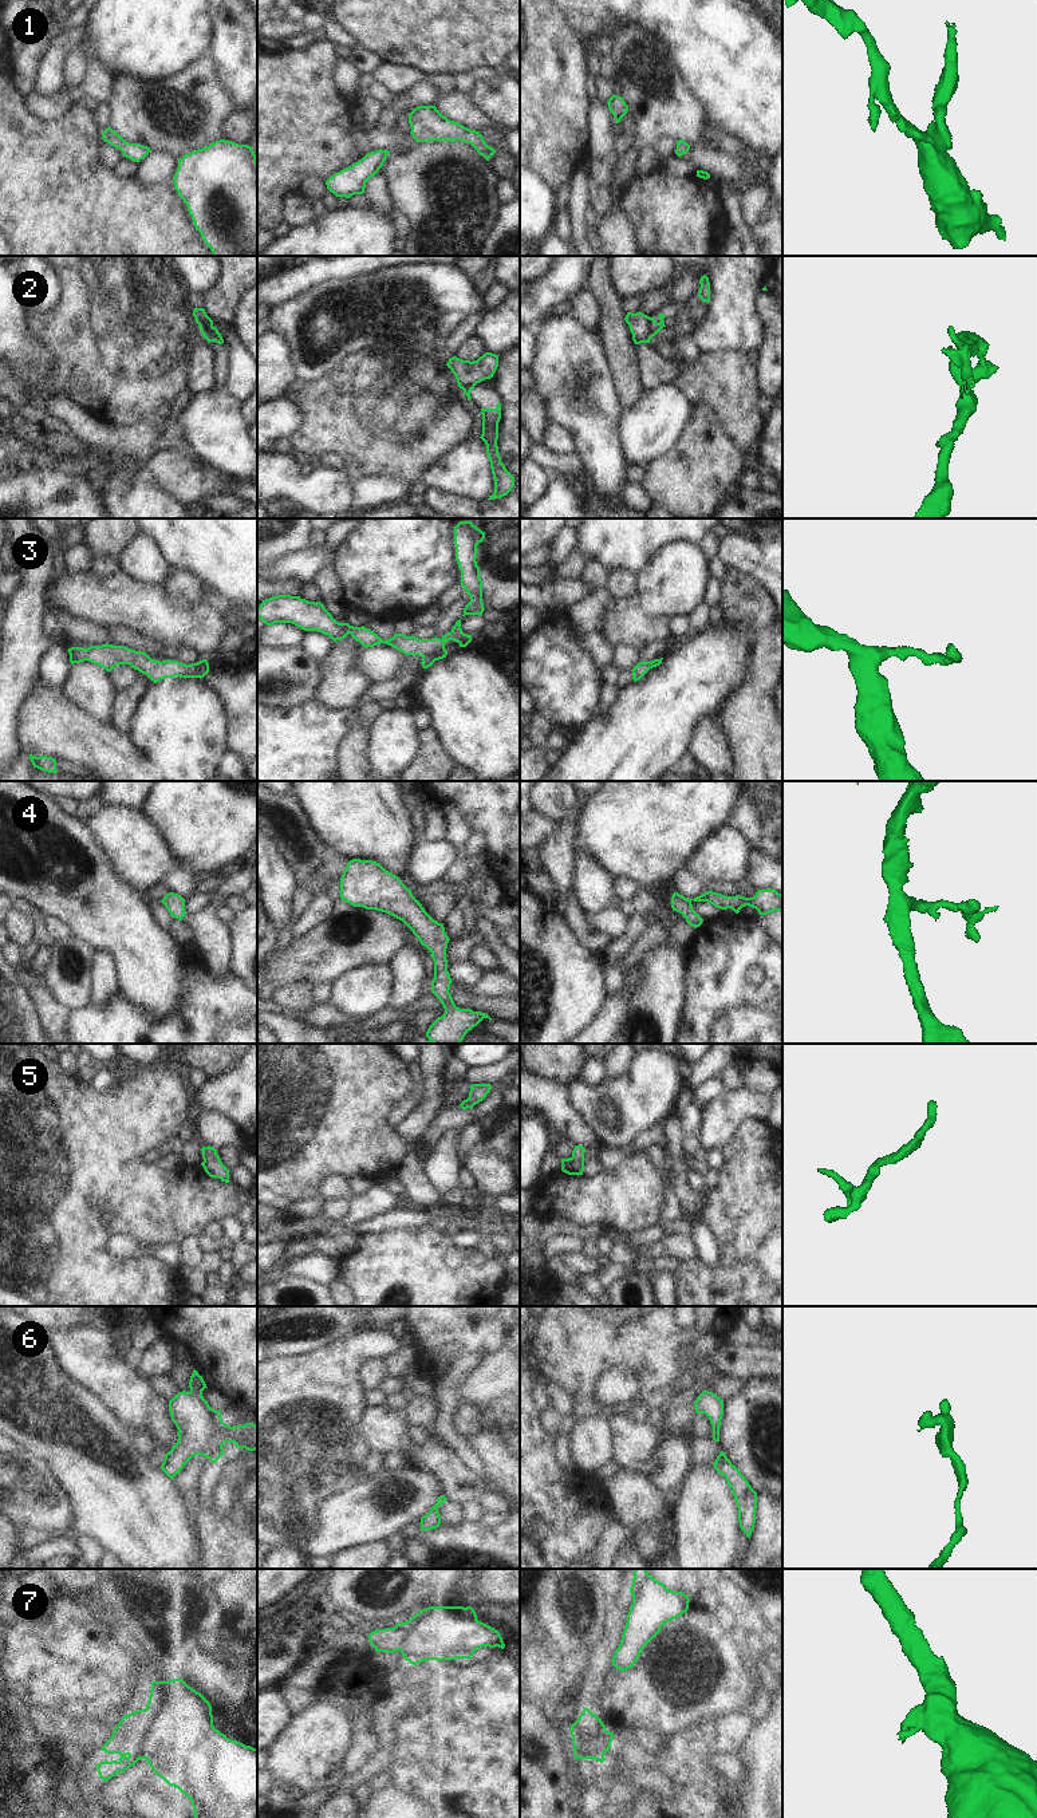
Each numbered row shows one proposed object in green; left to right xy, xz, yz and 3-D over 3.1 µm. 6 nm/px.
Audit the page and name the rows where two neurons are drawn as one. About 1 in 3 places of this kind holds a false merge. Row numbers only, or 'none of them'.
2, 7

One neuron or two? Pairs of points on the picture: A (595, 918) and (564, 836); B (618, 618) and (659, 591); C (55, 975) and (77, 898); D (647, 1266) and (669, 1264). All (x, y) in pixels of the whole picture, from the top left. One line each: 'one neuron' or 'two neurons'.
A: two neurons
B: two neurons
C: two neurons
D: one neuron

